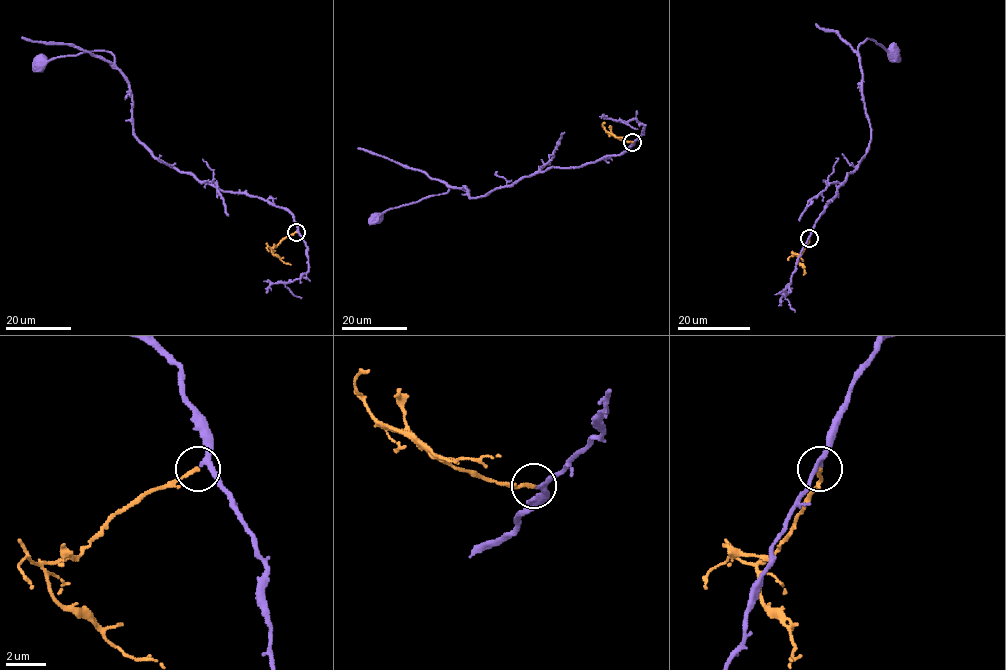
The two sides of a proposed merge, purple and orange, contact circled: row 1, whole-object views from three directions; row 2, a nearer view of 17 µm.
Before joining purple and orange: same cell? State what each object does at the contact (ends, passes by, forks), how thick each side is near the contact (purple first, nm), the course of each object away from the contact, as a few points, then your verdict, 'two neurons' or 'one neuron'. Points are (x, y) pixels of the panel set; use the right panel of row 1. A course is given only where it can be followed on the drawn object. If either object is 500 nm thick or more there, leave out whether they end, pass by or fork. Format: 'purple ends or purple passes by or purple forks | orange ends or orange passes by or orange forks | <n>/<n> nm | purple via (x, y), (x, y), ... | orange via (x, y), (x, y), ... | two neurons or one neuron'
purple passes by | orange ends | 200/190 nm | purple via (809, 238), (816, 221), (847, 175), (857, 168), (870, 140), (858, 47), (871, 39), (894, 53) | orange via (809, 238), (797, 256), (804, 274) | one neuron

